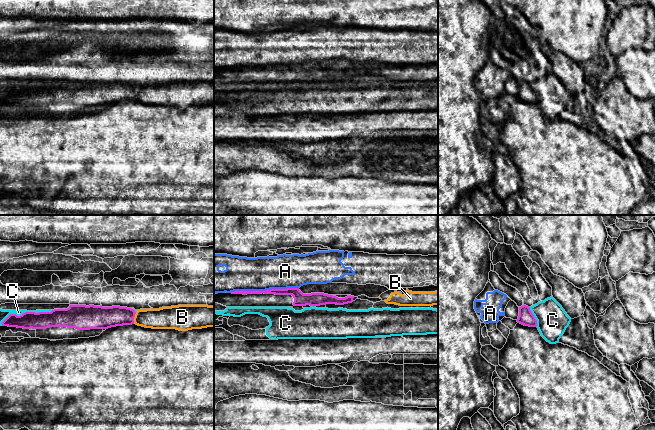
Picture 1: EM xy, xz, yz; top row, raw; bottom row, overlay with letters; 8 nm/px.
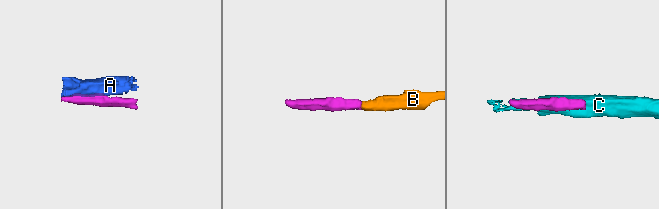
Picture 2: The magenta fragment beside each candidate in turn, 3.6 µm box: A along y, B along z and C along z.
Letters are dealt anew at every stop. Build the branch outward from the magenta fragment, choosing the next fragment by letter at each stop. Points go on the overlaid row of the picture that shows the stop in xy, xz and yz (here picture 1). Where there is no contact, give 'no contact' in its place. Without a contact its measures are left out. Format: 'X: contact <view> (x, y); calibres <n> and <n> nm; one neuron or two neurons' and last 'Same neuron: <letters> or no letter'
A: contact xz (264, 291); calibres 80 and 280 nm; two neurons
B: contact xy (133, 318); calibres 180 and 180 nm; one neuron
C: contact xy (26, 312); calibres 140 and 70 nm; two neurons
Same neuron: B

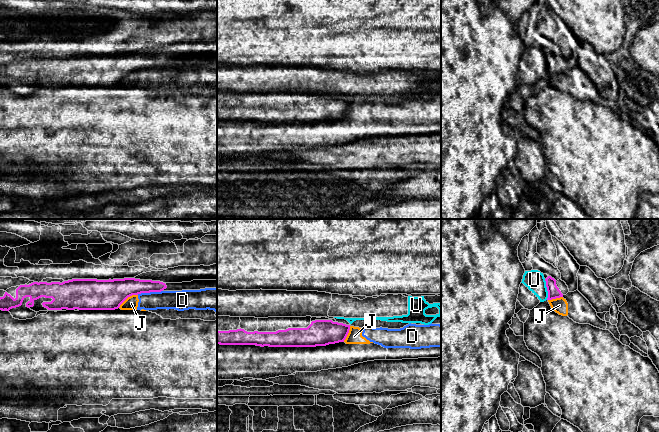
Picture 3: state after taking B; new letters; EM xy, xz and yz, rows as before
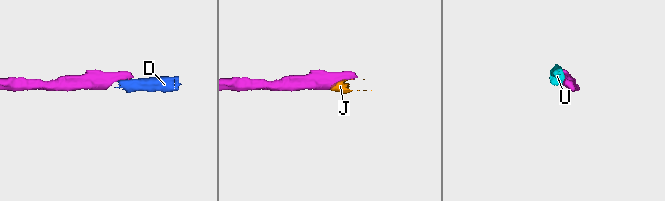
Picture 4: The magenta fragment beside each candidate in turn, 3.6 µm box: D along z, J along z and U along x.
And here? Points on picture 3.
D: contact xy (149, 292); calibres 190 and 160 nm; two neurons
J: contact xy (127, 297); calibres 240 and 110 nm; two neurons
U: contact yz (547, 289); calibres 100 and 160 nm; two neurons
Same neuron: no letter

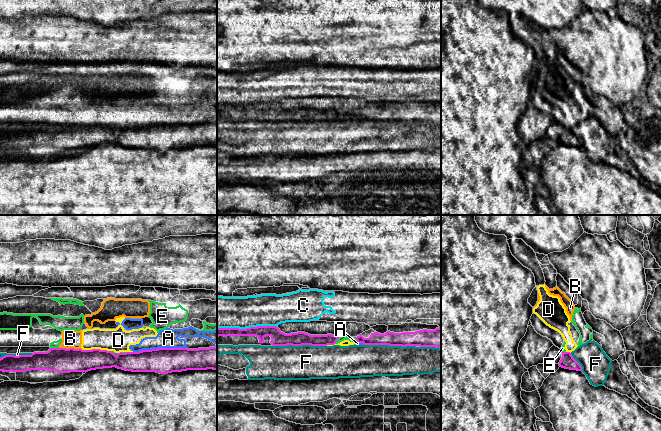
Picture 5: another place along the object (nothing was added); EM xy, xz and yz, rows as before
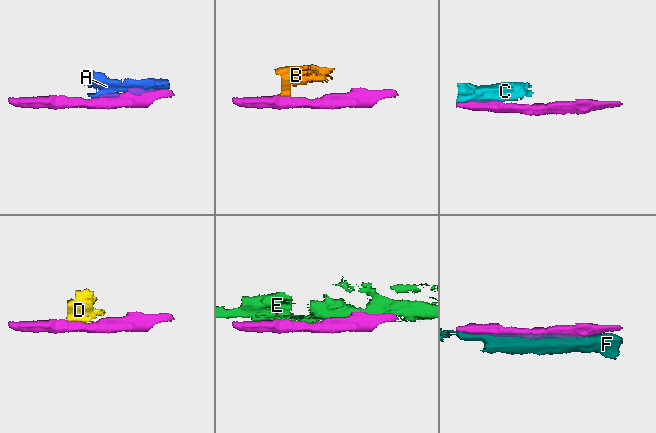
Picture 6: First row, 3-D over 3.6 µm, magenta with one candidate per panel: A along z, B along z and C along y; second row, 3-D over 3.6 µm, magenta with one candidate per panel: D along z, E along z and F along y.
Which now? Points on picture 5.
A: contact xy (159, 348); calibres 200 and 160 nm; two neurons
B: contact xy (70, 348); calibres 200 and 140 nm; two neurons
C: contact xz (246, 328); calibres 100 and 260 nm; two neurons
D: contact xy (96, 349); calibres 190 and 190 nm; two neurons
E: contact xy (54, 348); calibres 200 and 60 nm; two neurons
F: contact xz (299, 345); calibres 120 and 280 nm; two neurons
Same neuron: no letter

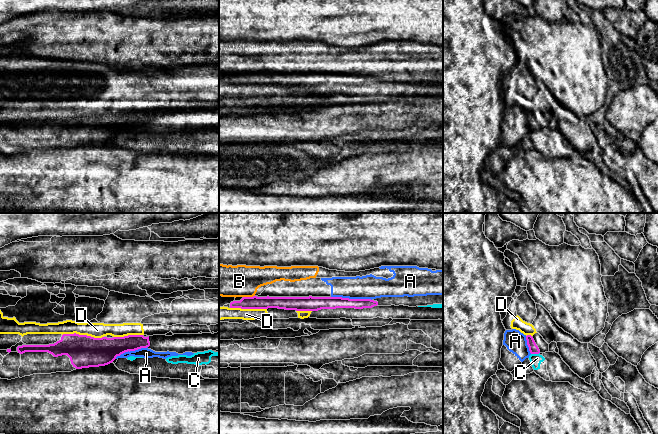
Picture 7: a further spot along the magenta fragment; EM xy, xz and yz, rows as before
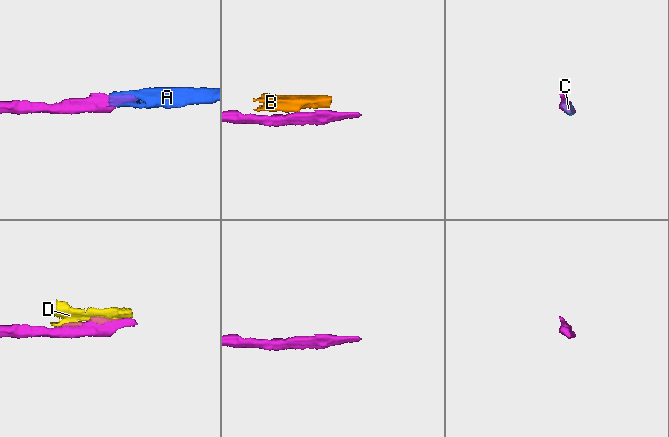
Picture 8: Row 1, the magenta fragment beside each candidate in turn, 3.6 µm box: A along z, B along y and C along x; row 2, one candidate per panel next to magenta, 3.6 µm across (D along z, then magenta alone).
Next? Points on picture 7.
A: contact xz (351, 299); calibres 100 and 190 nm; two neurons
B: contact xz (248, 297); calibres 100 and 260 nm; two neurons
C: contact yz (535, 353); calibres 80 and 90 nm; two neurons
D: contact xy (83, 335); calibres 260 and 130 nm; two neurons
Same neuron: no letter

